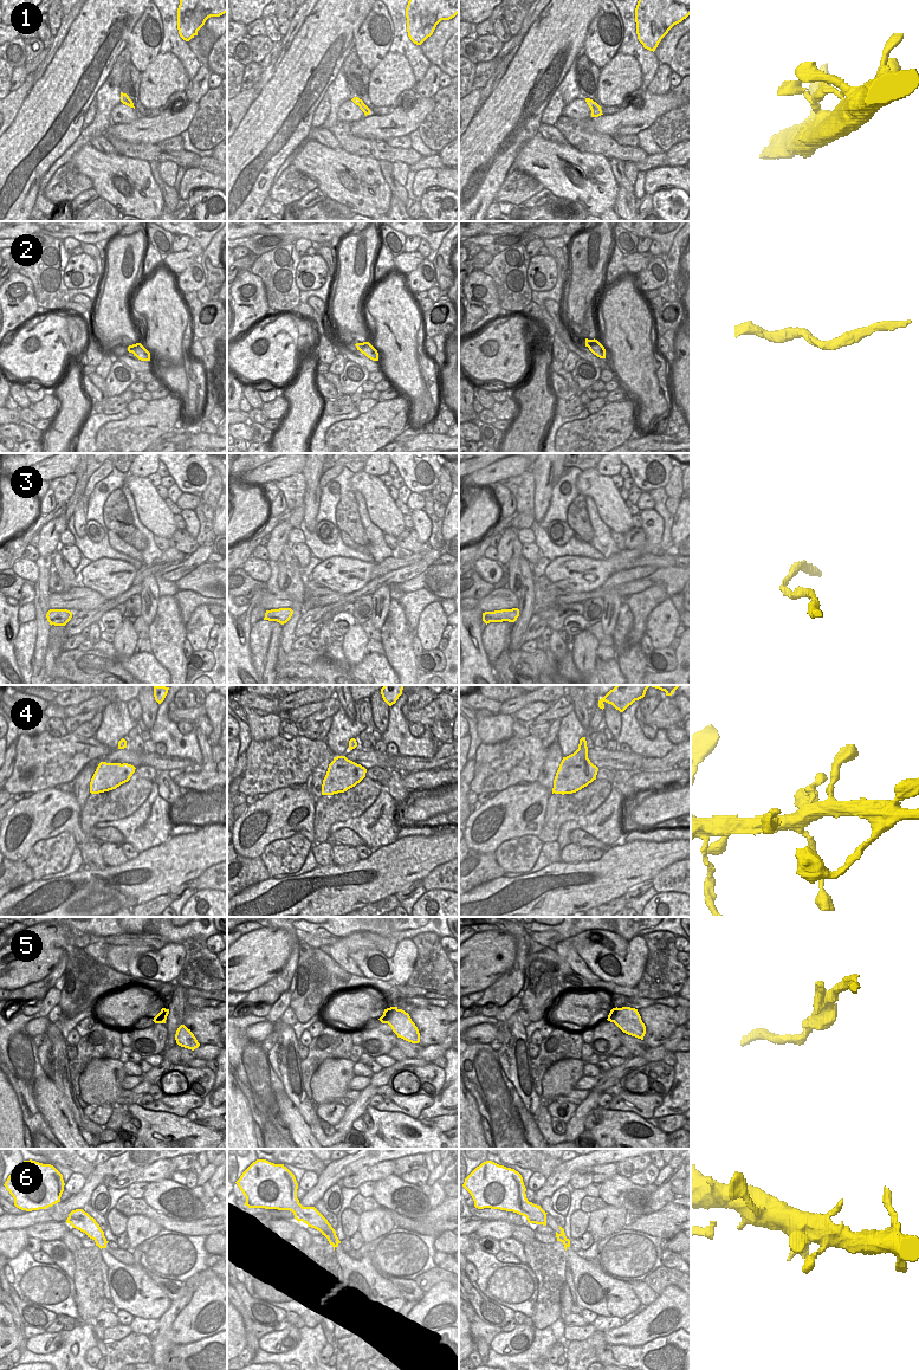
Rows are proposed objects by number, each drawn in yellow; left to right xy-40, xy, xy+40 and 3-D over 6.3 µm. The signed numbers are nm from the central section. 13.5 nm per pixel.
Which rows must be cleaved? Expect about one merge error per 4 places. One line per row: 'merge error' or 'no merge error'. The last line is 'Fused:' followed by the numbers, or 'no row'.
1: no merge error
2: no merge error
3: no merge error
4: no merge error
5: no merge error
6: no merge error
Fused: no row

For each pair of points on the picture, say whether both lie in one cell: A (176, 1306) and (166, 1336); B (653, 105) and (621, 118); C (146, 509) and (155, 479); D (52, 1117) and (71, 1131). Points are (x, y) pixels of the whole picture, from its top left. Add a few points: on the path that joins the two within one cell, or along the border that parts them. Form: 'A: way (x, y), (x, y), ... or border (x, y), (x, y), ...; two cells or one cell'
A: way (172, 1313), (166, 1320), (166, 1329); one cell
B: way (645, 114), (640, 118), (629, 118); one cell
C: border (147, 477), (155, 488); two cells
D: way (57, 1119), (66, 1129); one cell

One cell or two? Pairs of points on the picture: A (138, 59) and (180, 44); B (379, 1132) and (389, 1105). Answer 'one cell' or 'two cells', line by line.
A: two cells
B: two cells

